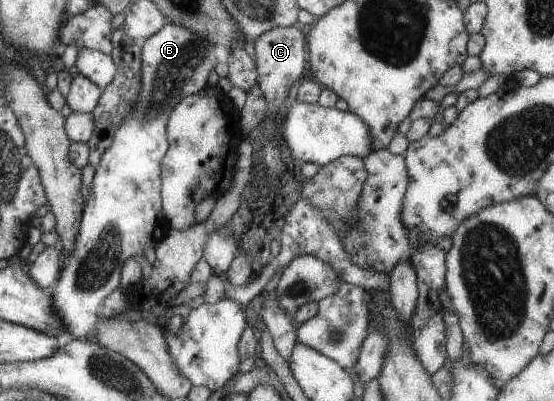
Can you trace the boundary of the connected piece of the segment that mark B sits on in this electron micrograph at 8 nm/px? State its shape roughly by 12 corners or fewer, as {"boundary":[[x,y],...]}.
{"boundary":[[168,21],[142,41],[138,106],[100,158],[48,288],[69,337],[96,335],[128,258],[169,234],[170,112],[216,46]]}

